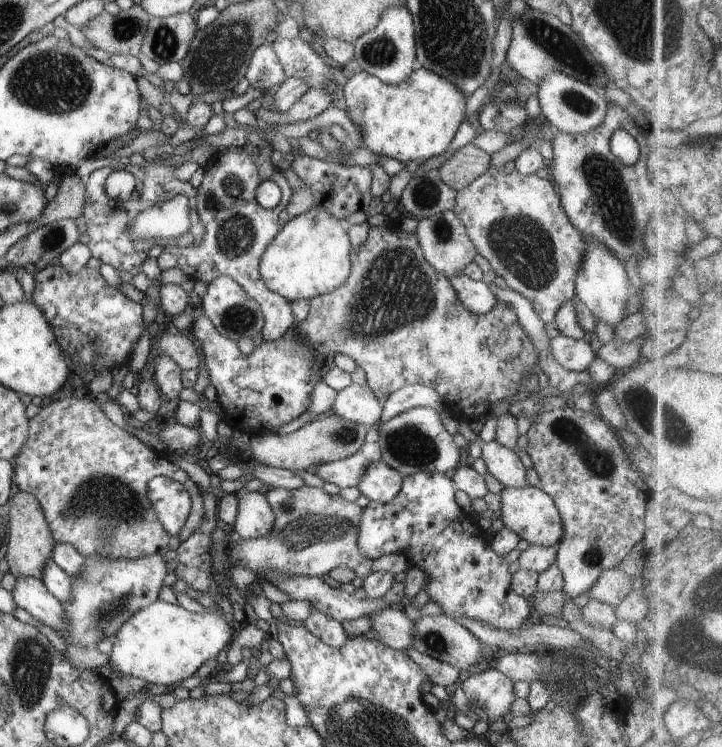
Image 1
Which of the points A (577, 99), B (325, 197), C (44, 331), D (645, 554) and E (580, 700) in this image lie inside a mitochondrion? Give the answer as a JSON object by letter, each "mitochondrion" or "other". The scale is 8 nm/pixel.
{"A":"mitochondrion","B":"other","C":"other","D":"other","E":"other"}

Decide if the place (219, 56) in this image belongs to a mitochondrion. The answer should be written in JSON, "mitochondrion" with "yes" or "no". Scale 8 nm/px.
{"mitochondrion":"yes"}

